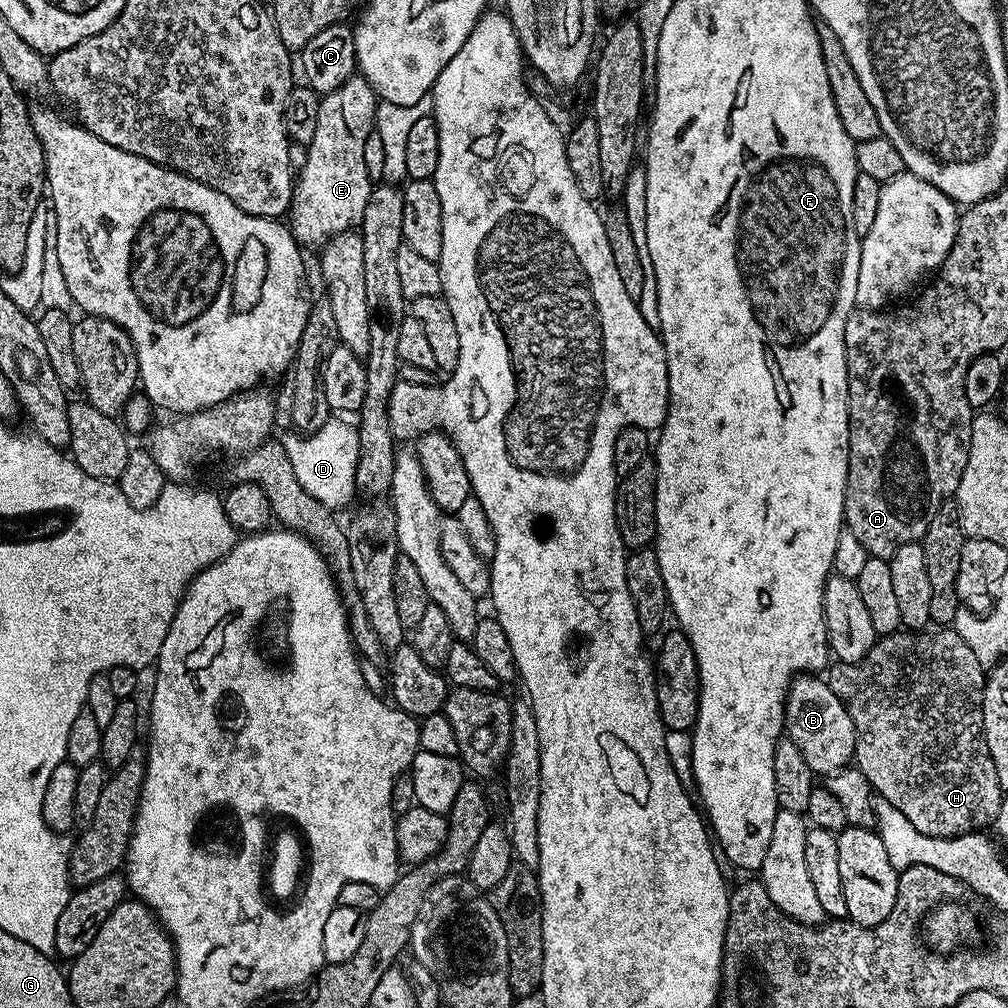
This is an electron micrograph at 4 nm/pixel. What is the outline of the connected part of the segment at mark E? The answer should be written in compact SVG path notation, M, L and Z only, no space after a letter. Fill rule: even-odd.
M359 74L321 99L318 130L307 145L306 166L294 180L290 231L297 244L323 246L359 225L374 187L366 170L366 138L374 131L377 105L371 82Z

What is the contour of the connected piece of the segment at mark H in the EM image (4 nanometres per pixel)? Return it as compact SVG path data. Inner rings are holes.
M944 626L939 630L901 630L890 634L889 636L882 636L877 639L874 647L872 647L866 654L866 658L862 658L858 662L853 664L842 664L839 662L833 663L831 667L827 669L826 681L827 684L844 703L846 710L849 711L850 718L853 719L854 726L856 727L856 753L854 757L855 767L859 768L865 778L868 779L870 789L877 797L885 799L886 802L890 802L896 810L902 812L903 817L911 823L914 829L921 831L922 834L932 836L960 836L964 833L975 833L977 830L987 829L989 826L995 825L996 815L1000 809L1000 797L1002 795L1002 789L998 782L998 774L994 770L994 758L990 758L990 750L986 746L986 738L984 737L984 723L982 722L982 706L984 705L984 682L986 679L985 665L978 662L978 658L974 658L974 650L970 650L970 646L966 646L966 642L962 642L962 638L951 627Z

